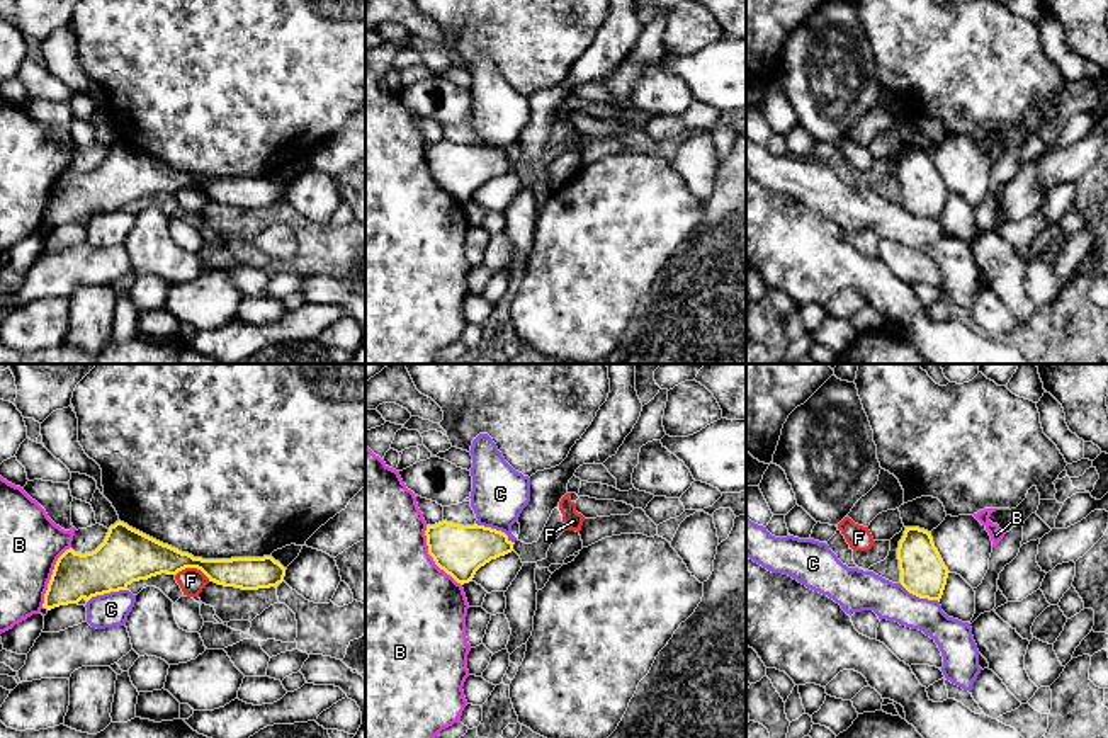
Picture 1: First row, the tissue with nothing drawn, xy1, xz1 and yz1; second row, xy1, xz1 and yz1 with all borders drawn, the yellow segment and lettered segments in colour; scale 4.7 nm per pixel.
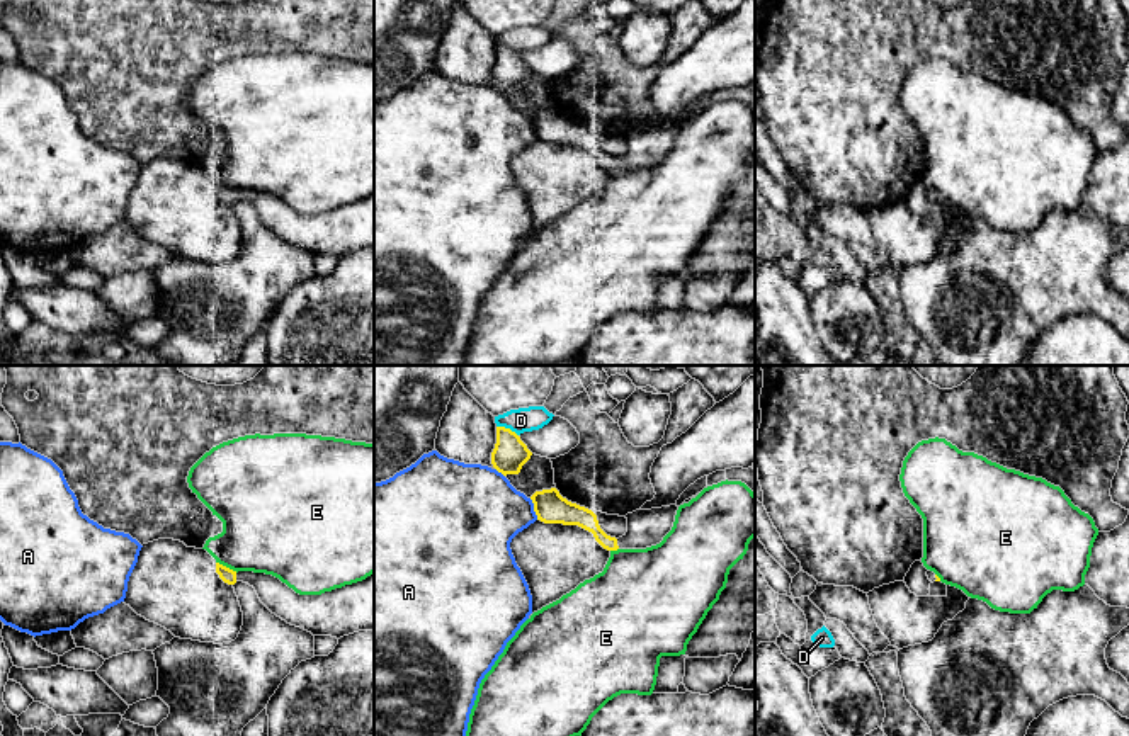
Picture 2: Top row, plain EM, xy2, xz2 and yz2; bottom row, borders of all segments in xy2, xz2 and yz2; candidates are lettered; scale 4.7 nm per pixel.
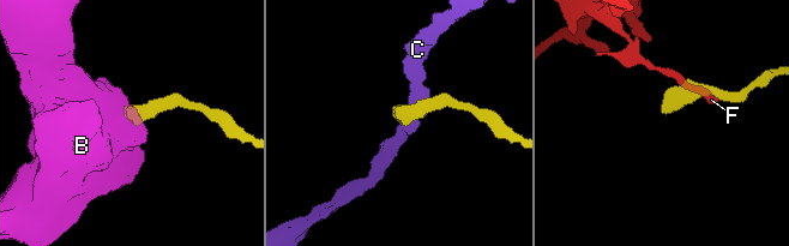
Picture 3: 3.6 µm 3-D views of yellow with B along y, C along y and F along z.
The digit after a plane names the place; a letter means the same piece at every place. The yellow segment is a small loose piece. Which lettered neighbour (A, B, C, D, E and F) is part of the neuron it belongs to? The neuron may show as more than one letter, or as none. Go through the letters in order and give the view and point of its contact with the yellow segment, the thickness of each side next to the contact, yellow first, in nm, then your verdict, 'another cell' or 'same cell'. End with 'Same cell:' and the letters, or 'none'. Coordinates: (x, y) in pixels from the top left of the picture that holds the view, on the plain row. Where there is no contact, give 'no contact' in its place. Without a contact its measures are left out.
A: xz2 (534, 128) | 150/380 nm | another cell
B: xz1 (432, 175) | 240/480 nm | another cell
C: xz1 (495, 148) | 240/260 nm | another cell
D: xz2 (507, 48) | 160/120 nm | another cell
E: xy2 (225, 186) | 70/400 nm | another cell
F: xy1 (192, 186) | 200/120 nm | another cell
Same cell: none

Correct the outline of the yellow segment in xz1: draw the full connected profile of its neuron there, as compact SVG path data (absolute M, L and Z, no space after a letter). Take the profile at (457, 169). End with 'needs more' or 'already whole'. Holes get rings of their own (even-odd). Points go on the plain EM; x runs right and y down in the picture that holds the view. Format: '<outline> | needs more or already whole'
M447 139L427 145L425 155L435 184L461 204L472 201L476 190L491 179L512 172L515 163L501 150Z | already whole

